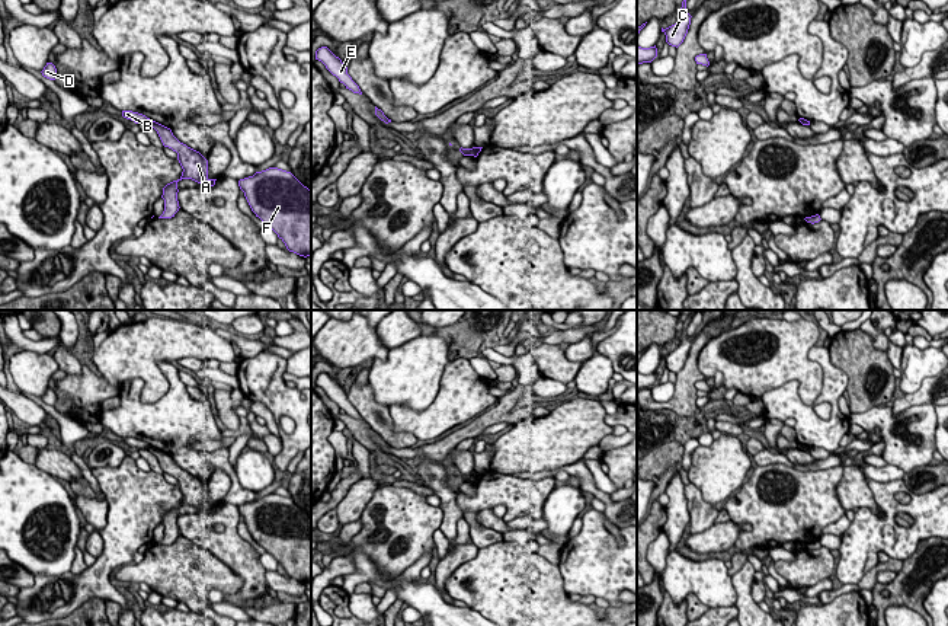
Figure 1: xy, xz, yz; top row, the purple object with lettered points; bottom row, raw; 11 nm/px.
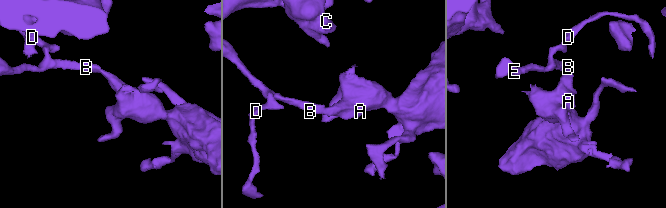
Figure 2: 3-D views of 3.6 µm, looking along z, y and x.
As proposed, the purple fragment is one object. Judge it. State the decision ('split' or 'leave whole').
split

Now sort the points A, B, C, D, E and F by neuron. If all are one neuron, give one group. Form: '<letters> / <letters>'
A F / B C D E

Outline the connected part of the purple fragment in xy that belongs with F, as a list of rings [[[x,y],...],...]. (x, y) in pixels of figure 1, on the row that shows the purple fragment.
[[[269,167],[238,181],[252,208],[289,252],[311,255],[311,189],[291,172]]]

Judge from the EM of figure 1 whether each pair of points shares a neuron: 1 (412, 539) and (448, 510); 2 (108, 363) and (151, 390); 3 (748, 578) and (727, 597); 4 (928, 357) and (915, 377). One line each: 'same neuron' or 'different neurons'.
1: different neurons
2: same neuron
3: different neurons
4: same neuron

